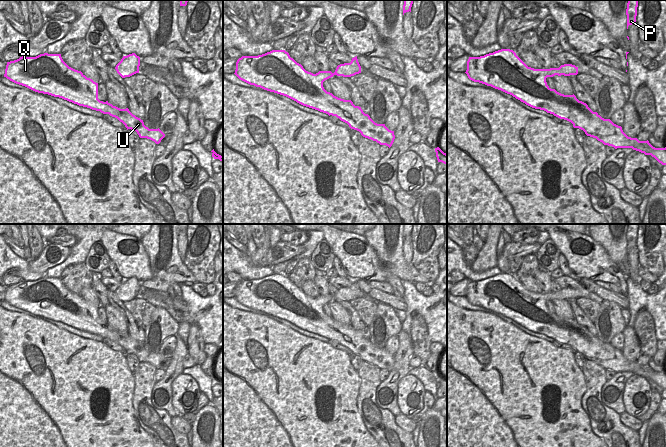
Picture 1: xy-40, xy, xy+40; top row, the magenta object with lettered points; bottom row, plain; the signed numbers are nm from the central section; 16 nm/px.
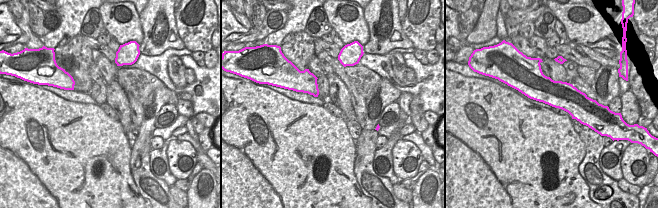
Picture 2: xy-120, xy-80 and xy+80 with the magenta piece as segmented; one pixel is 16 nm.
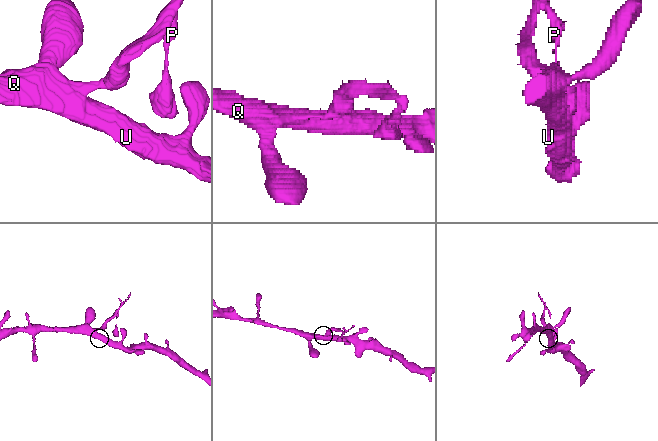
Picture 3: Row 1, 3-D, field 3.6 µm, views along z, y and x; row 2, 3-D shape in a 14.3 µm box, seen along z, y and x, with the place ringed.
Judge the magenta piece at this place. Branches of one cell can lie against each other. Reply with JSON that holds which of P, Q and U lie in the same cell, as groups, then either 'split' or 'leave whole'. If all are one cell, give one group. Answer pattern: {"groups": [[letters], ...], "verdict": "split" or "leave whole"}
{"groups": [["P"], ["Q", "U"]], "verdict": "split"}

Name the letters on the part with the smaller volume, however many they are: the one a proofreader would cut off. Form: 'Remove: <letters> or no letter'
Remove: P

